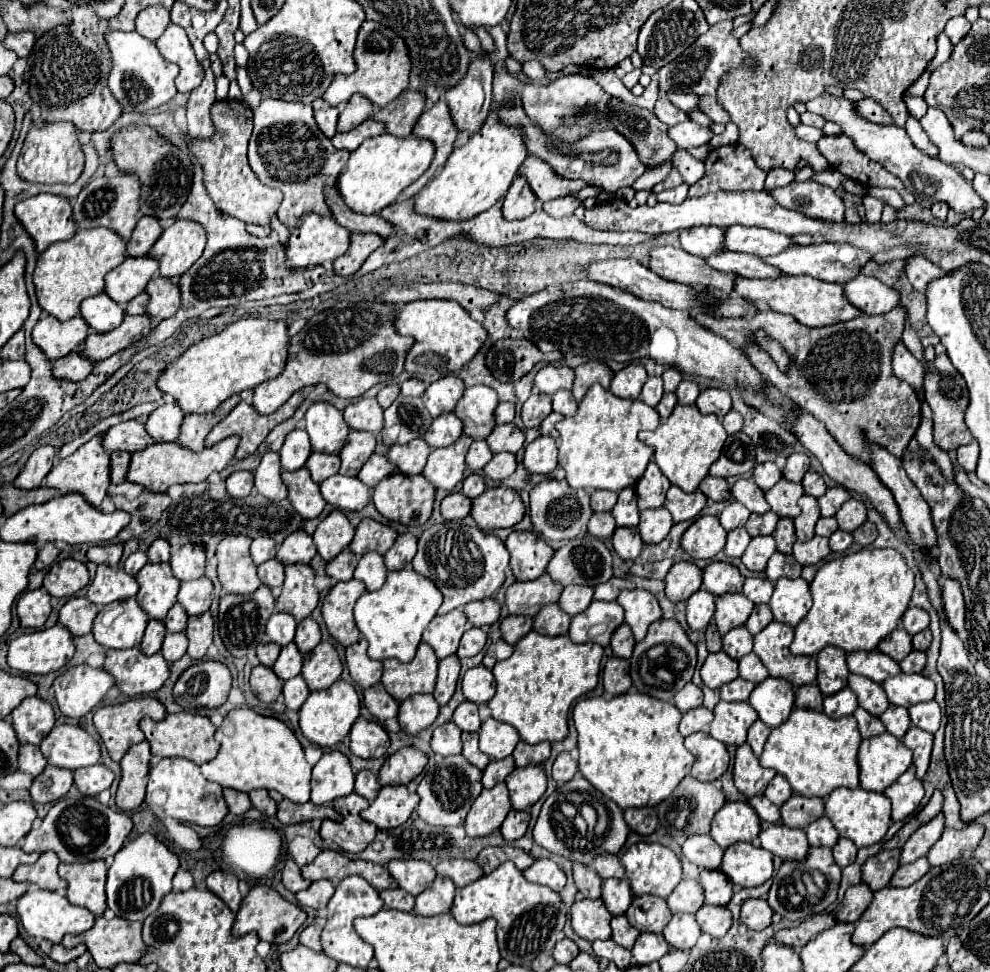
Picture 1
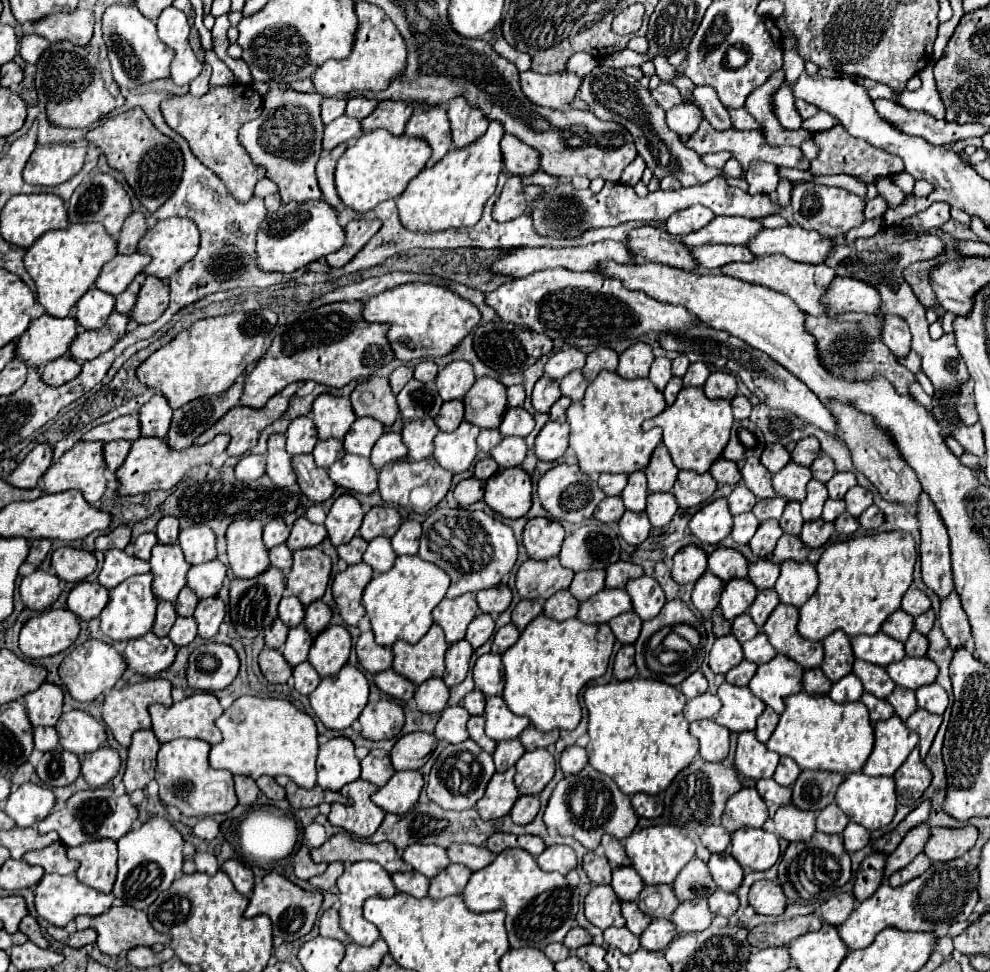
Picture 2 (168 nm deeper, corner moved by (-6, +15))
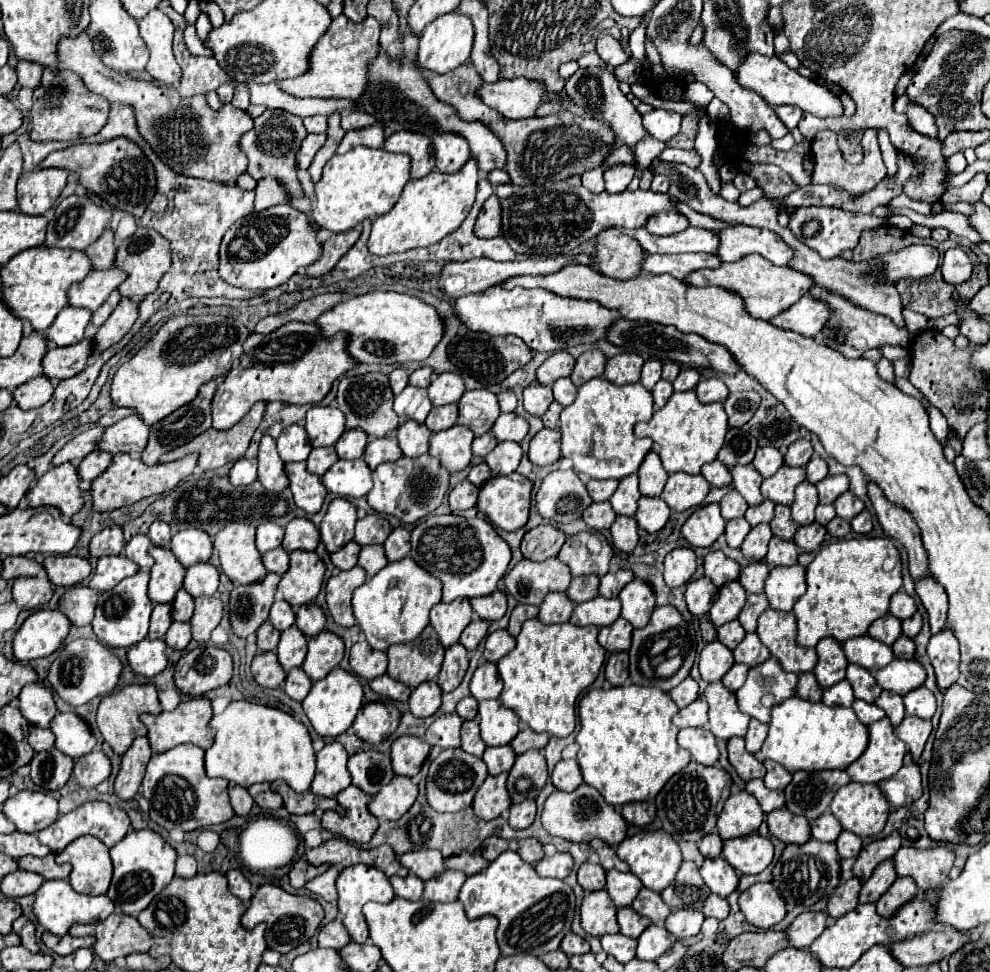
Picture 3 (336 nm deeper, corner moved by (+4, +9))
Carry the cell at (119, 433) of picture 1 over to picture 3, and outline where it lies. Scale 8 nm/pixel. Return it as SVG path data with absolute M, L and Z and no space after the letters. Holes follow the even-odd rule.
M95 426L79 436L75 436L71 442L65 444L63 450L57 452L57 456L53 458L53 466L63 464L63 462L81 462L89 452L93 452L97 448L97 442L101 440L101 434L105 432L103 426Z

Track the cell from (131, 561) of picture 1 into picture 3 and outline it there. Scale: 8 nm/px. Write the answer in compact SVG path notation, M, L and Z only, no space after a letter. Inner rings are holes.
M135 536L125 546L125 554L127 554L129 560L133 560L135 564L139 564L139 568L151 568L153 566L153 558L147 552L149 546L151 546L151 540L147 536Z

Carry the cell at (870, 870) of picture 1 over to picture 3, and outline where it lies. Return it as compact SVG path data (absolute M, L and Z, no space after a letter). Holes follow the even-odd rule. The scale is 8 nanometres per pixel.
M851 878L845 884L837 886L835 892L829 898L827 904L827 912L831 918L839 918L843 914L847 914L849 910L853 910L859 904L859 890L861 890L861 880L859 878Z

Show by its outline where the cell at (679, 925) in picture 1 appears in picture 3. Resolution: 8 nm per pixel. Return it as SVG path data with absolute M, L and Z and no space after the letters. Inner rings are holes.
M677 910L669 914L669 918L665 920L665 928L679 940L685 940L699 934L703 920L705 916L699 910Z

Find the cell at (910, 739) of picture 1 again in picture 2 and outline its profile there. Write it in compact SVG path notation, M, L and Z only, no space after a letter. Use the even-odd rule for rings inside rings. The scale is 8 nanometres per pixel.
M919 708L919 710L917 710L915 714L911 714L911 716L907 718L907 722L905 722L909 730L913 730L913 732L919 734L919 748L921 748L921 752L923 752L923 758L927 756L927 750L929 750L929 746L931 746L935 734L937 734L937 730L939 730L939 726L941 726L941 720L943 720L943 716L935 716L935 714L931 714L931 712Z

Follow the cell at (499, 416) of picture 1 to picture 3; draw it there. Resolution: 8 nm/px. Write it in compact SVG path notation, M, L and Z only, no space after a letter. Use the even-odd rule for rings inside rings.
M505 390L501 392L499 396L499 406L501 406L501 412L515 412L515 406L517 406L517 398L511 390Z

